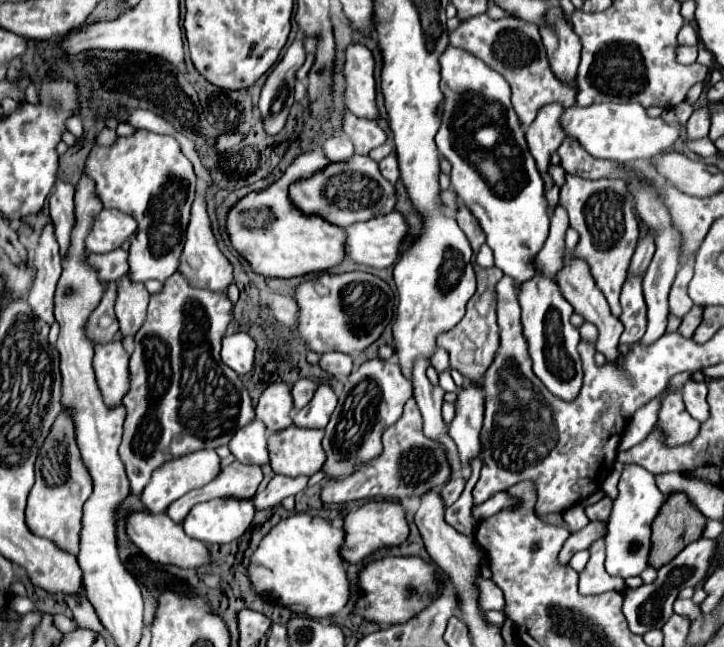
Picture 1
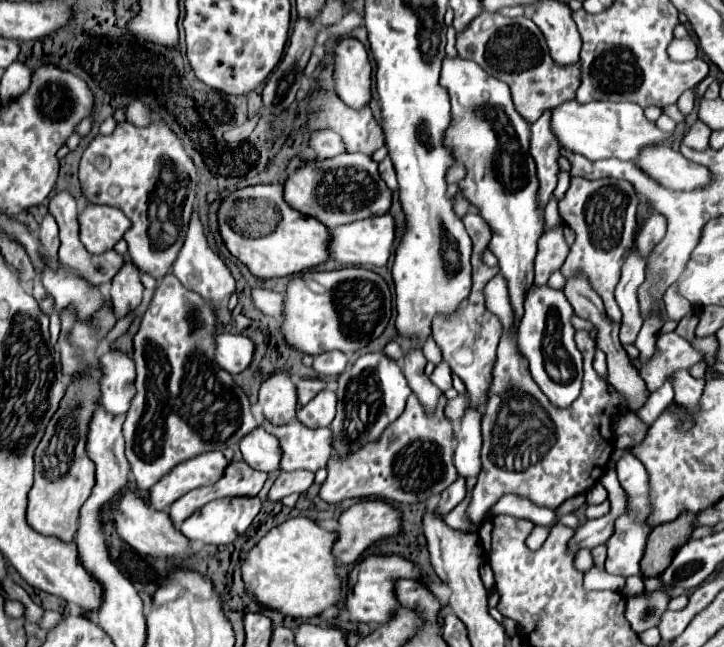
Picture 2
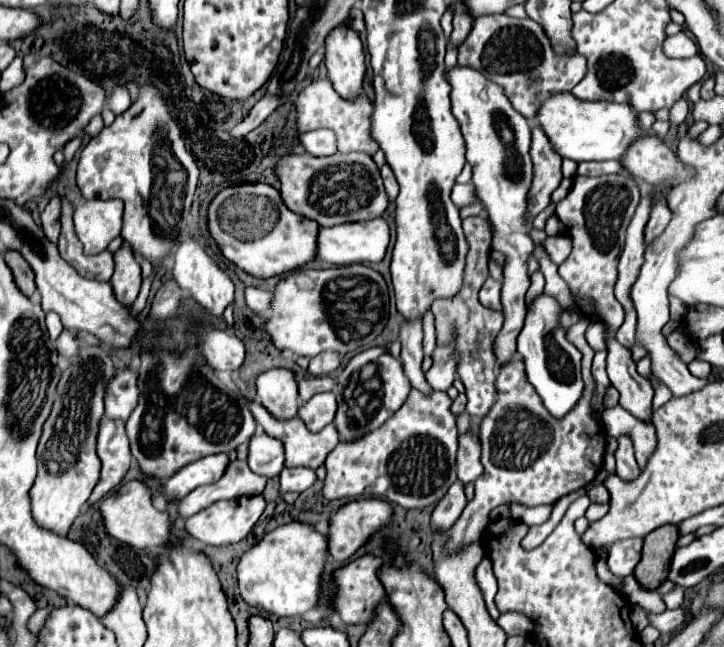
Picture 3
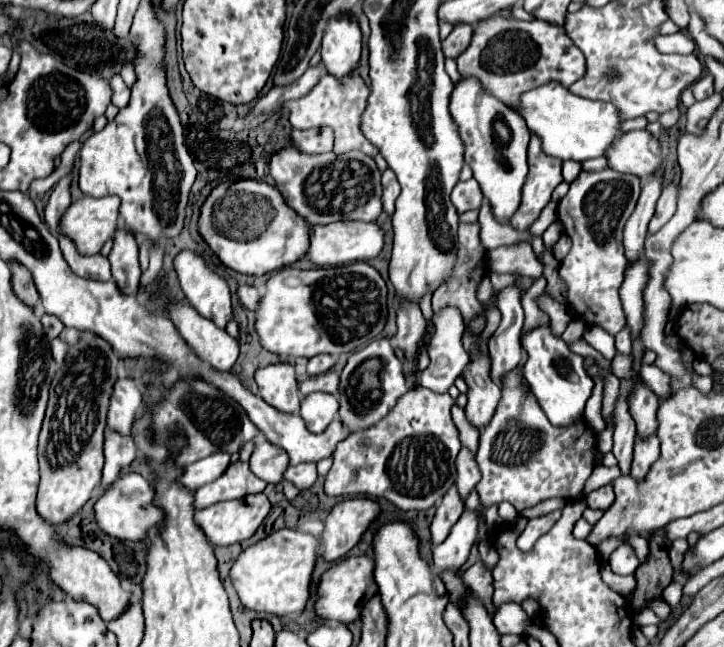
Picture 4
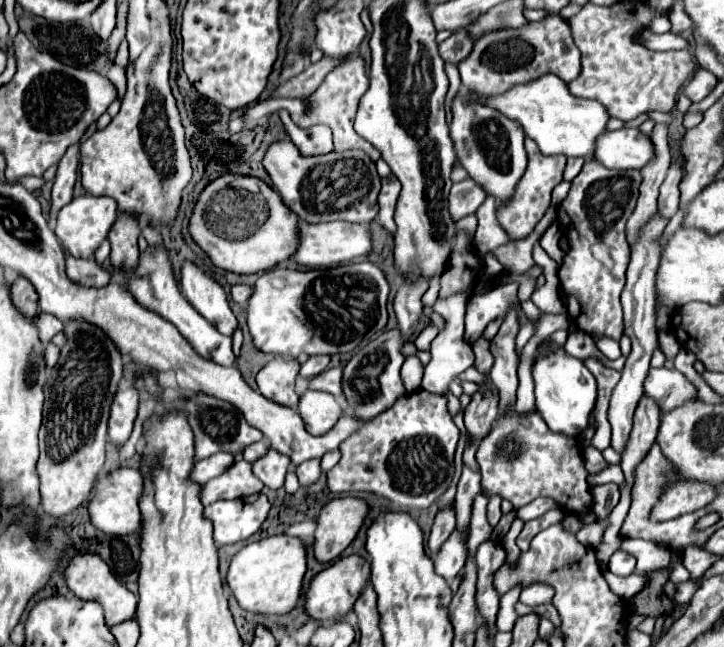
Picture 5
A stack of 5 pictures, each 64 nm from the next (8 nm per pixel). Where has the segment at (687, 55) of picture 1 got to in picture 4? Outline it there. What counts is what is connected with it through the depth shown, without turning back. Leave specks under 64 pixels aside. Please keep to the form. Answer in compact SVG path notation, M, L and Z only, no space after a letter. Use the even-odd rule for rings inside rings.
M684 32L658 36L658 40L654 40L654 46L658 46L658 50L666 54L692 54L696 48L692 38L688 38Z

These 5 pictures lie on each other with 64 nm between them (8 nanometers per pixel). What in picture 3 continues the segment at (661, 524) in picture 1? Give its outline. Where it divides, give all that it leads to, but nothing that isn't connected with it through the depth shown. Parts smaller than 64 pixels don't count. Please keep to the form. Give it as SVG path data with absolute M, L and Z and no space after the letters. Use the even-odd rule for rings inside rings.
M662 526L644 538L642 560L634 570L634 578L644 590L656 590L668 578L678 536L676 526Z

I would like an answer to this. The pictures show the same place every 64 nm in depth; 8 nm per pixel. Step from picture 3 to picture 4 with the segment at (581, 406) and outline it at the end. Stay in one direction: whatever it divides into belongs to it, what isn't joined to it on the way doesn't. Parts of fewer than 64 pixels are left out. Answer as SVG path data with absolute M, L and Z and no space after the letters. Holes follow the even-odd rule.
M522 350L522 360L518 366L520 372L514 370L510 374L510 380L506 380L506 384L502 384L502 400L498 404L498 412L494 414L492 422L484 428L484 432L480 432L480 448L476 452L476 462L482 472L482 480L478 482L476 490L480 494L484 508L491 506L485 512L485 518L487 524L494 527L502 524L503 520L498 515L498 505L492 504L500 504L504 500L514 504L514 508L520 512L546 498L564 498L566 502L584 498L584 484L596 466L594 464L596 434L586 424L576 424L576 428L554 428L546 420L546 414L542 412L542 408L538 408L534 394L526 394L526 390L530 392L530 384L524 378L526 360L528 360L528 354L526 354L526 350ZM466 510L462 514L462 520L454 524L450 536L432 550L434 566L438 568L436 572L458 570L468 560L476 534L478 534L478 516L472 510Z

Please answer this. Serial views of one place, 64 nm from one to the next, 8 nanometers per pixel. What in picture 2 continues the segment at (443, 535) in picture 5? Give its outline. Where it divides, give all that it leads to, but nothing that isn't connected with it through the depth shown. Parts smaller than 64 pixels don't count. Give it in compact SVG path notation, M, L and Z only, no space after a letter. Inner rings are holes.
M458 476L458 480L454 484L450 484L450 488L446 488L446 492L442 492L440 502L436 506L436 516L444 518L446 514L450 514L462 500L466 498L466 484L464 480Z

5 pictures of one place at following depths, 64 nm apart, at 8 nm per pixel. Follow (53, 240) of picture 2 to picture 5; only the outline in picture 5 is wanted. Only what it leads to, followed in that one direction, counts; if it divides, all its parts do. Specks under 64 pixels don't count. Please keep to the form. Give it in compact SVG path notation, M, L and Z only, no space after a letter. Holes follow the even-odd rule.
M72 144L62 160L58 162L56 178L54 178L54 188L52 188L52 210L50 218L58 214L58 208L68 204L72 200L72 190L78 178L78 162L80 162L80 144Z

